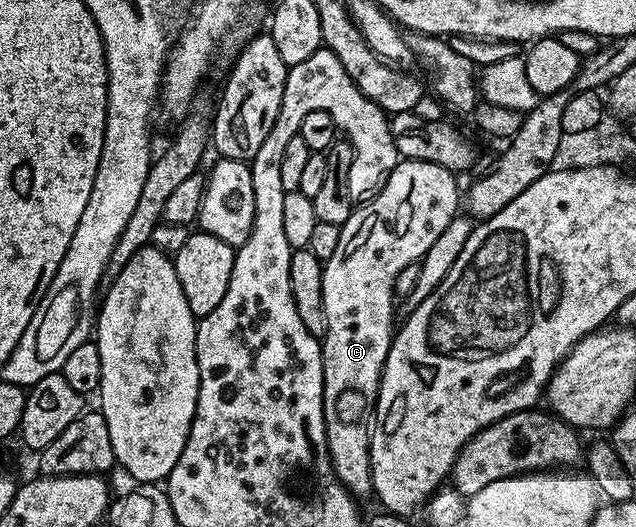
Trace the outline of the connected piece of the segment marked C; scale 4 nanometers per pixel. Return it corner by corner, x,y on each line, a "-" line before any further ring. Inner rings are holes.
405,159
399,160
398,165
392,171
392,175
388,175
388,183
384,183
381,191
371,201
359,204
351,212
350,218
340,226
340,243
336,243
336,251
332,255
332,259
325,261
322,266
324,315
326,316
326,336
321,338
322,382
324,383
324,395
322,396
322,402
324,403
324,427
326,428
326,438
328,439
330,461
334,464
334,473
338,476
338,480
355,495
361,495
361,493
369,494
372,489
370,479
370,430
374,424
374,405
378,401
378,388
382,386
382,368
388,359
390,343
396,332
396,321
394,325
394,304
396,304
394,288
396,287
396,275
400,275
400,271
404,271
404,267
419,264
423,255
428,251
428,247
432,247
432,243
436,243
440,231
444,231
444,227
448,227
448,223
452,223
452,219
459,212
460,185
458,189
457,183
454,182
454,177
455,174
451,170
440,167
436,163
407,161

